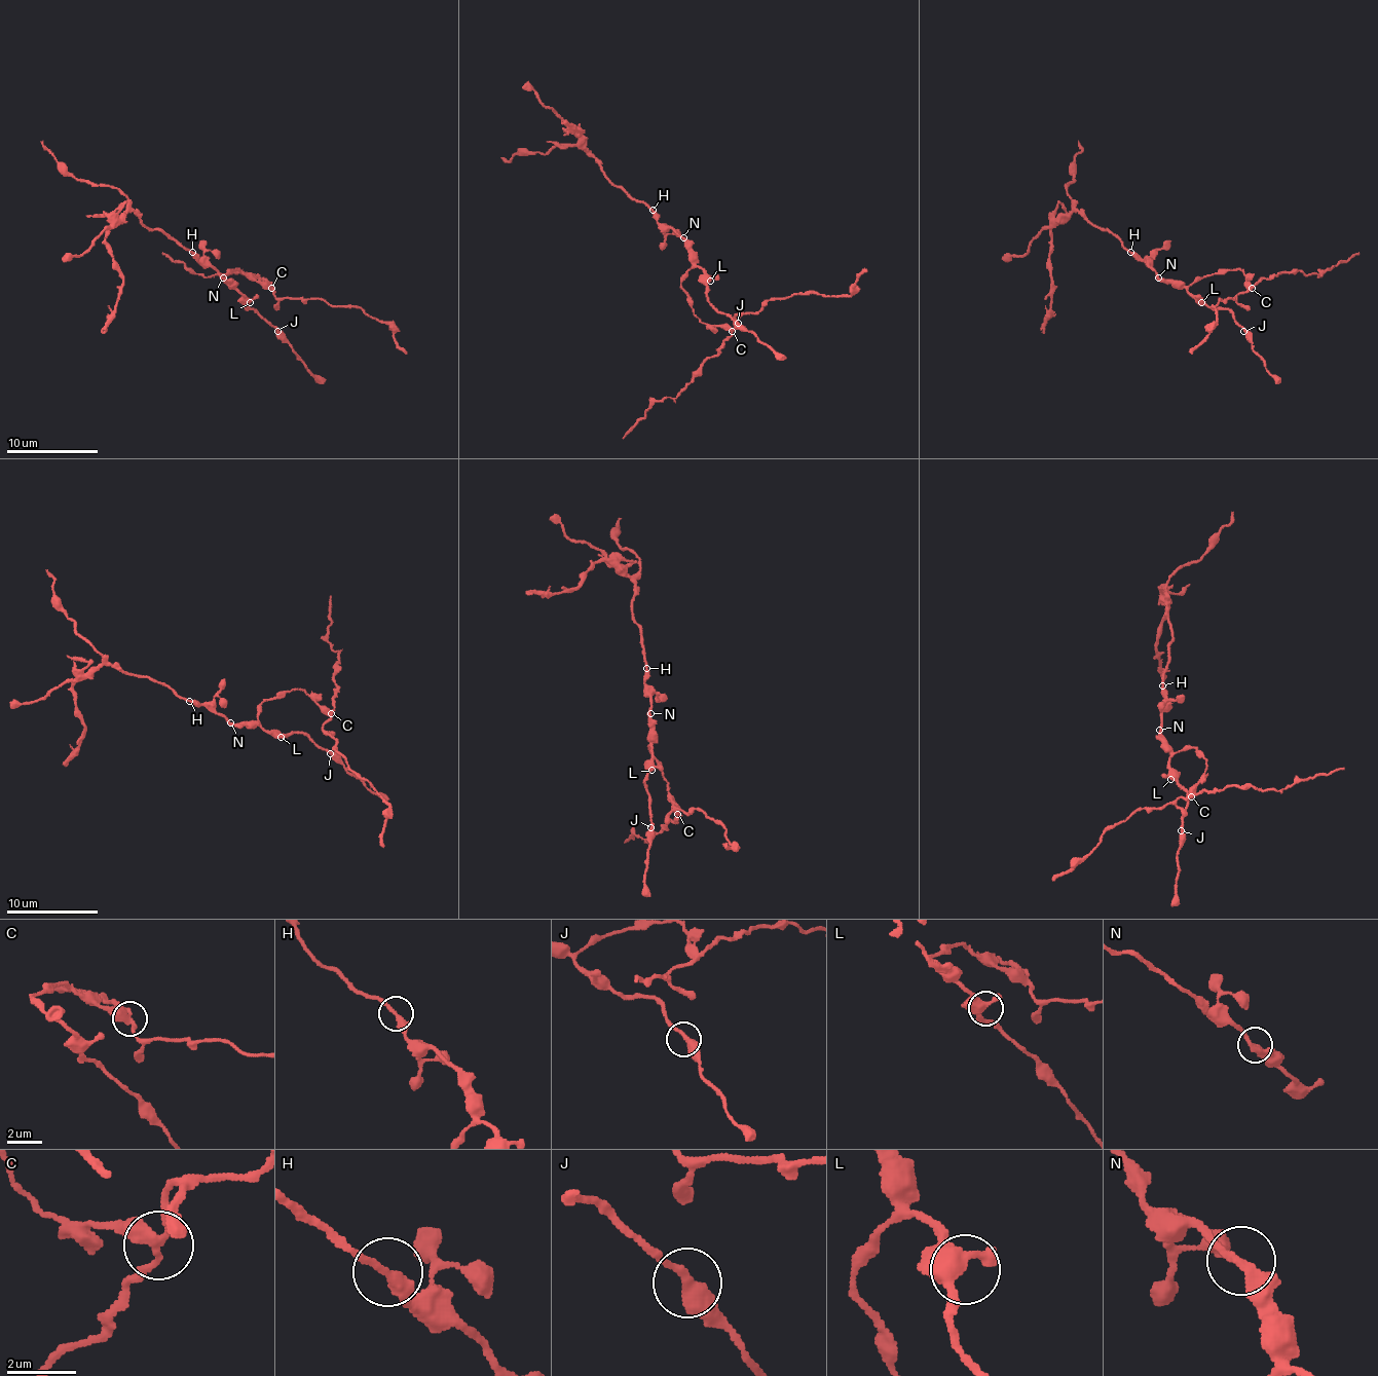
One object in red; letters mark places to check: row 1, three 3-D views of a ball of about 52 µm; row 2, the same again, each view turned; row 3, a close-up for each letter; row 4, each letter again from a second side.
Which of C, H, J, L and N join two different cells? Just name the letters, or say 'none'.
C, H

